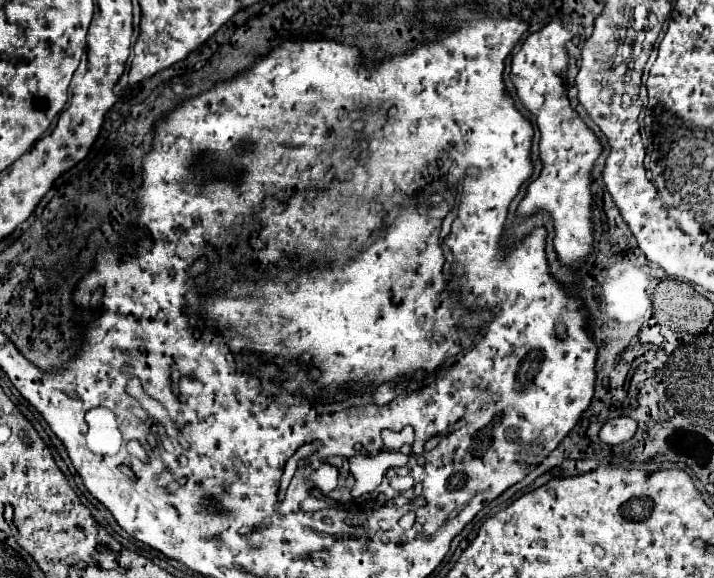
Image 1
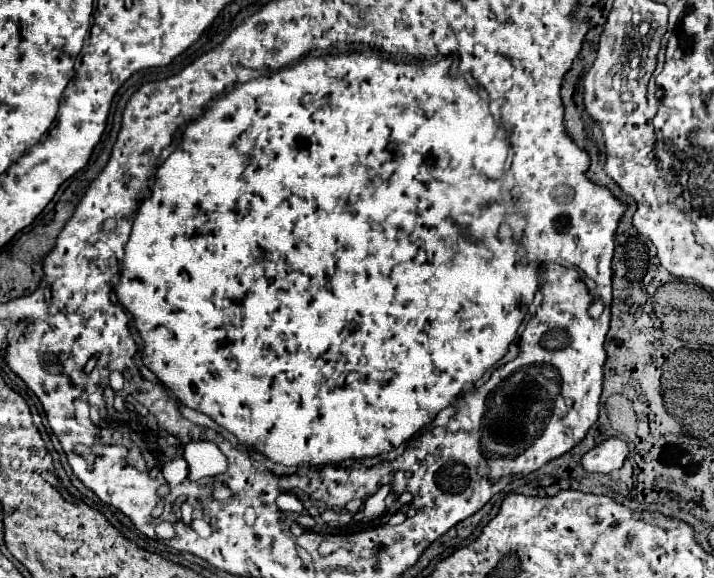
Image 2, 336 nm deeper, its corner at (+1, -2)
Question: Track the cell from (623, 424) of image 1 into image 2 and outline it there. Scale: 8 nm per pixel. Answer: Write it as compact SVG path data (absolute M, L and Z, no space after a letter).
M607 439L583 455L581 467L591 473L613 473L621 469L629 449L621 439Z

